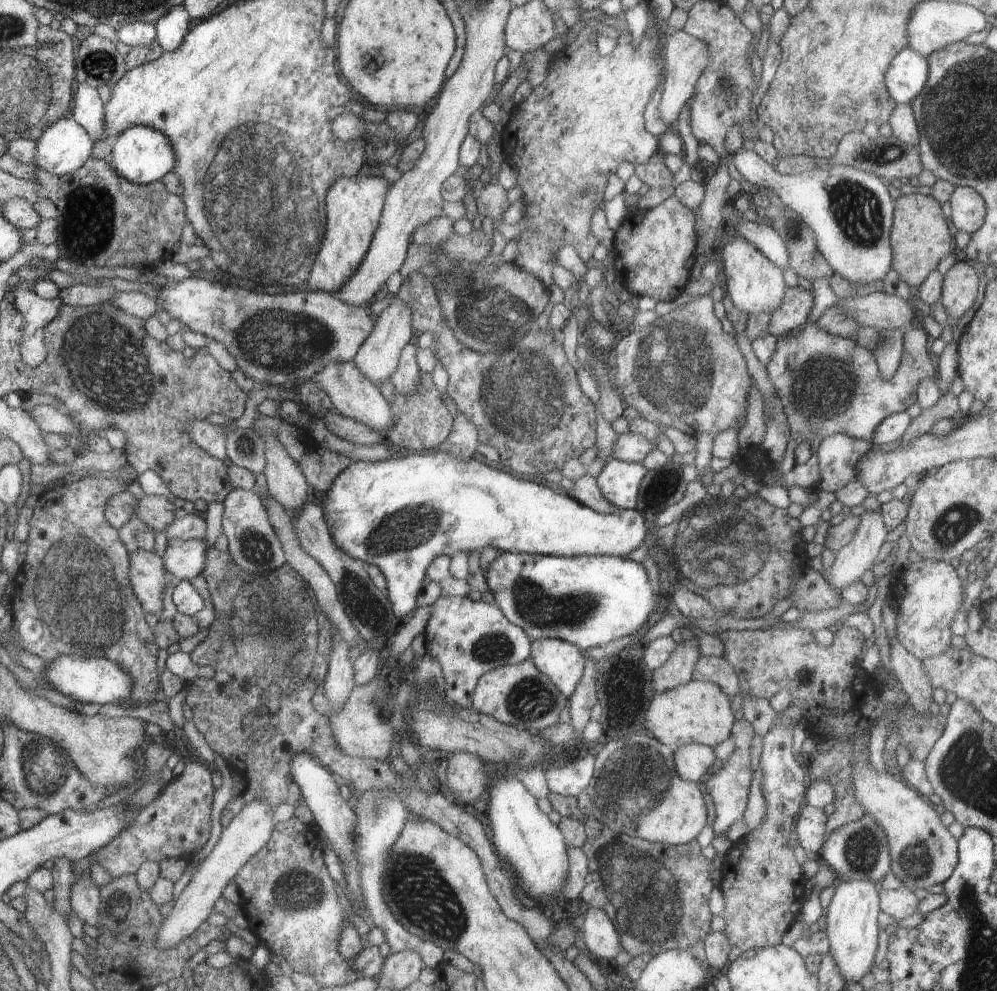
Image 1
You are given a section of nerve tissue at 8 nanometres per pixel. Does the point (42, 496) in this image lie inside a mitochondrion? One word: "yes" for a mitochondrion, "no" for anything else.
no

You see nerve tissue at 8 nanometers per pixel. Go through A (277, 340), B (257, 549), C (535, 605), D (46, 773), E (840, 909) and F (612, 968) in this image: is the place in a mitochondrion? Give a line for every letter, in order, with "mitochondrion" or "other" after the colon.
A: mitochondrion
B: mitochondrion
C: mitochondrion
D: mitochondrion
E: other
F: other

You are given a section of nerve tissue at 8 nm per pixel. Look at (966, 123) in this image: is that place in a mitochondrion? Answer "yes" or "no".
yes

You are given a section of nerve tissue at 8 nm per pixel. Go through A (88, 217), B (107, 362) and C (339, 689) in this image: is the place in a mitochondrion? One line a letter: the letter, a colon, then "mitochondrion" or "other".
A: mitochondrion
B: mitochondrion
C: other

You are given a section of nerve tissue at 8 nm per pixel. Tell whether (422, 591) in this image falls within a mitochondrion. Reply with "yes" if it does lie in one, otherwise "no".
no

